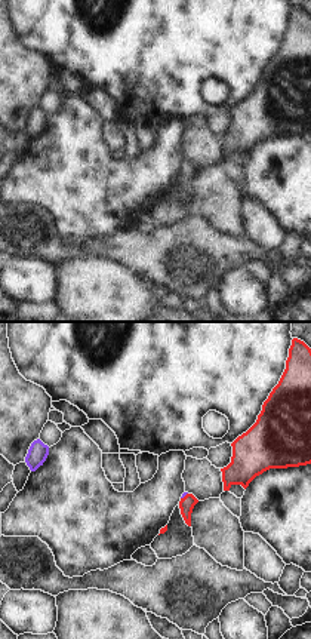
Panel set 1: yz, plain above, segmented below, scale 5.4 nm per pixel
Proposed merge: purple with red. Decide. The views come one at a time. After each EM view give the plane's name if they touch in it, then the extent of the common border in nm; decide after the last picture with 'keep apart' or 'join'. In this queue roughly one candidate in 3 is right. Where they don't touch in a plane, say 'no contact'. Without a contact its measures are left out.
contact in yz; length 50 nm

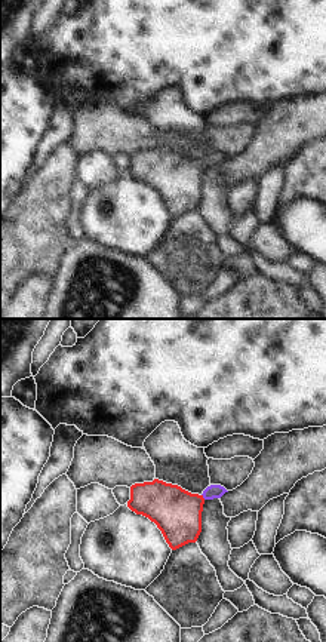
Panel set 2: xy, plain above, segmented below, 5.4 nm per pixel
contact in xy; length 40 nm

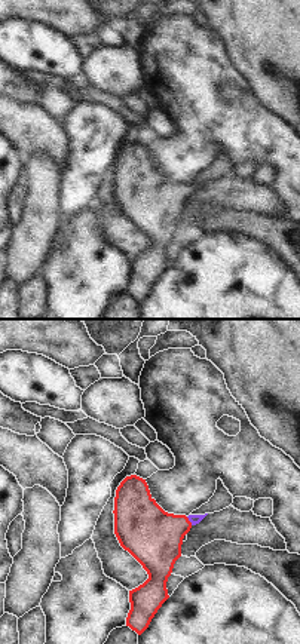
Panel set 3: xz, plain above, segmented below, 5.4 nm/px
contact in xz; length 60 nm

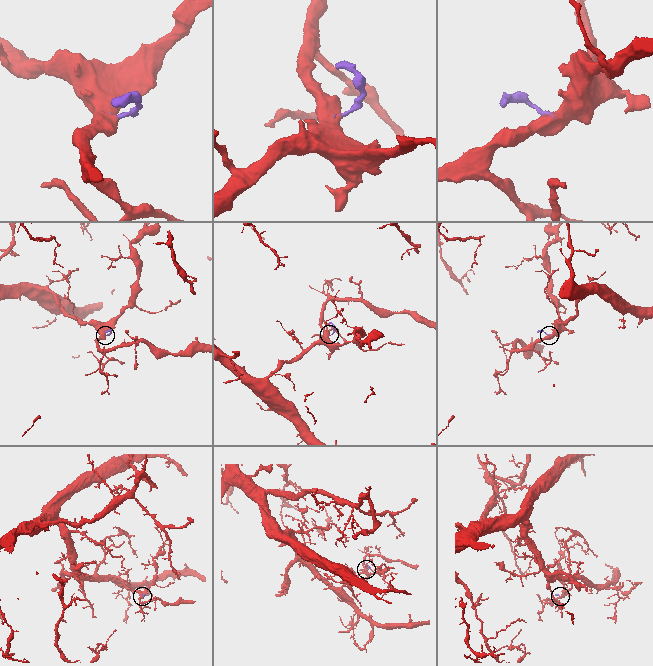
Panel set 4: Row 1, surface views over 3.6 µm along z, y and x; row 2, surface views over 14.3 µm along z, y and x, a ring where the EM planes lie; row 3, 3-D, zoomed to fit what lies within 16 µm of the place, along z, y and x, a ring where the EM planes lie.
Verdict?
join

